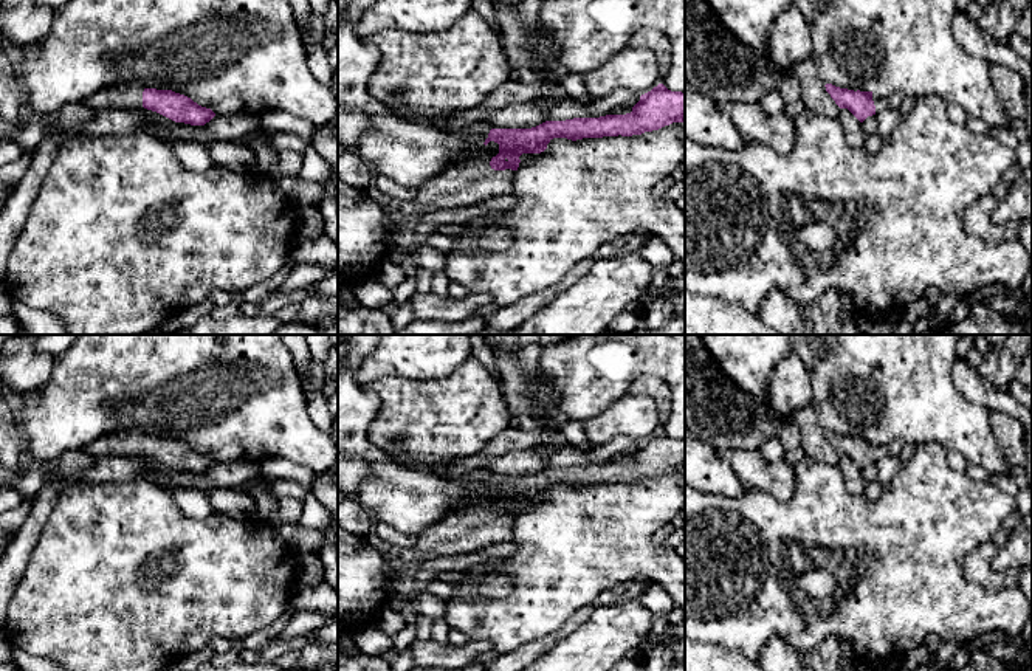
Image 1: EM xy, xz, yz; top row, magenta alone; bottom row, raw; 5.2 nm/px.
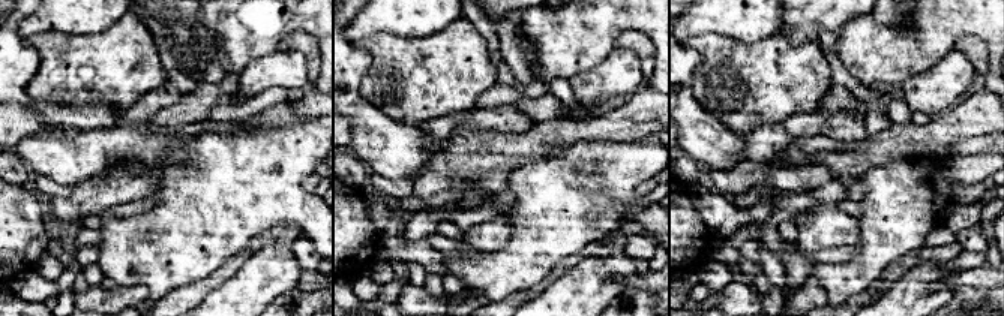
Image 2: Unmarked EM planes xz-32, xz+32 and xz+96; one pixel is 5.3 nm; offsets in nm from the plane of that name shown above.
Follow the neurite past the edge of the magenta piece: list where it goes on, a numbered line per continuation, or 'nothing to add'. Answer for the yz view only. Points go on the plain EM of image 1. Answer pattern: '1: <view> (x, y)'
1: yz (880, 451)

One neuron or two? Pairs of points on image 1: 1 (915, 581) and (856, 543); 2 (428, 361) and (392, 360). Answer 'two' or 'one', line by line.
1: one
2: one

